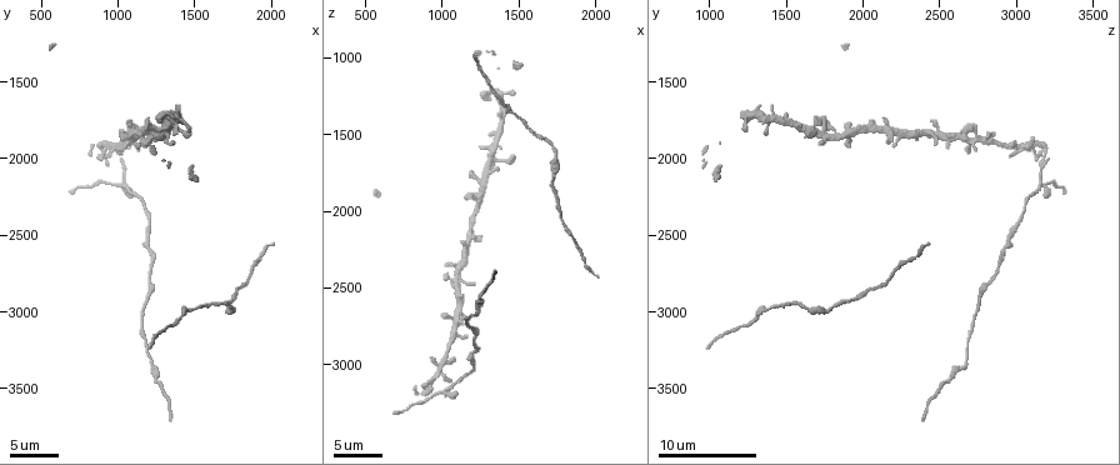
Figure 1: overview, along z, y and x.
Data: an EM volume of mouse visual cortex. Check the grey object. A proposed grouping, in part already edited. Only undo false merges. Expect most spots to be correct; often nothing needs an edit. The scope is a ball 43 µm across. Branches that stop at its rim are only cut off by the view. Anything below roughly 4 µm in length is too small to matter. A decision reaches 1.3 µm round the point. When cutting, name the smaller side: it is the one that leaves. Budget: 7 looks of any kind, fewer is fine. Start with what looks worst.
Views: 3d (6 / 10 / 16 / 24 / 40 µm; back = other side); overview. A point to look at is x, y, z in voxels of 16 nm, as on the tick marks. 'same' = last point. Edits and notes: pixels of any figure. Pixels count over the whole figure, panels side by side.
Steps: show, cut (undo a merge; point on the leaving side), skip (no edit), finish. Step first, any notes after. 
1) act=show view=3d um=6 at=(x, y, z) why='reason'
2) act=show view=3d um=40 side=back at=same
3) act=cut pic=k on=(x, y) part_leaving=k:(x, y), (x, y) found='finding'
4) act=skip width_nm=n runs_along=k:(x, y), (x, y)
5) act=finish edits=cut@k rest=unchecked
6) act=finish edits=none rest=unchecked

act=show view=3d um=16 at=(1240, 1840, 1800) why='three-way junction'

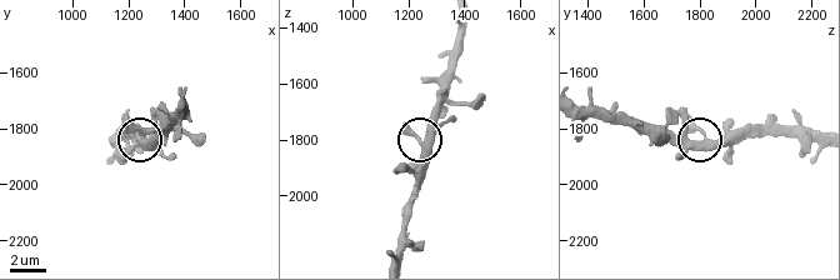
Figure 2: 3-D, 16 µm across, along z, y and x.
act=skip arms=3 found='one neuron here'

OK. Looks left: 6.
act=show view=3d um=16 at=(1220, 2820, 2780)

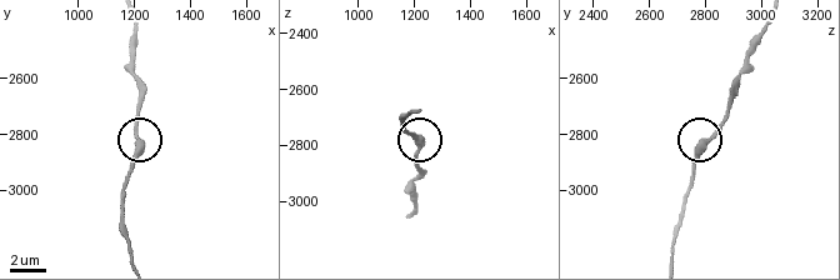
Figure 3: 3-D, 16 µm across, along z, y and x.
act=skip runs_along=3:(408, 215), (414, 210), (418, 178), (418, 138), (409, 134) found='all the same neuron'

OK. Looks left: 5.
act=show view=3d um=6 at=(1220, 3300, 2680) why='thick turns thin'

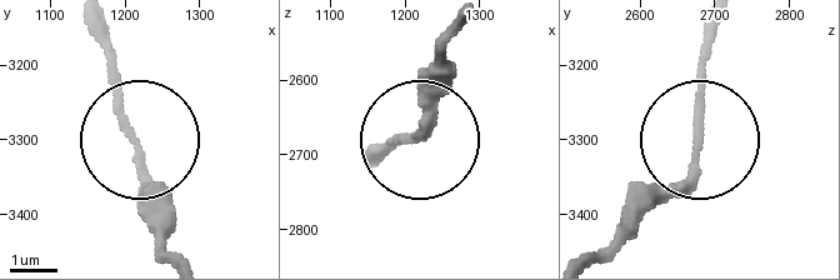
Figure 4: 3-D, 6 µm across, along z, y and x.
act=show view=3d um=6 side=back at=(1210, 3305, 2675) why='from behind'

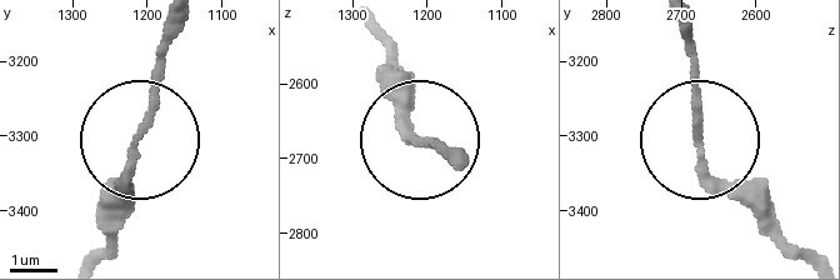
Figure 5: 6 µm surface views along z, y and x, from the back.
act=skip width_nm=170 runs_along=5:(449, 161), (416, 138), (393, 50) found='all the same neuron'

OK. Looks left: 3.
act=show view=3d um=16 at=(1720, 2960, 1780)

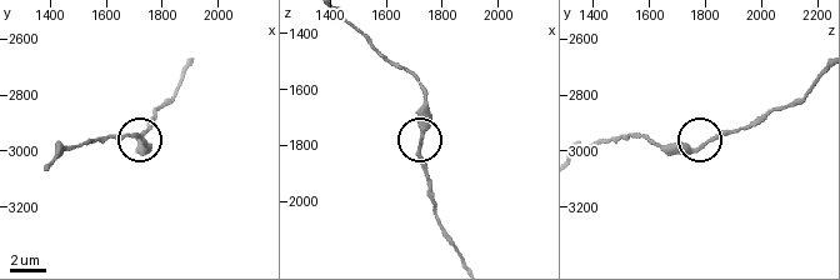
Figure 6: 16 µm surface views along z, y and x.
act=show view=3d um=16 side=back at=(1720, 2980, 1790)

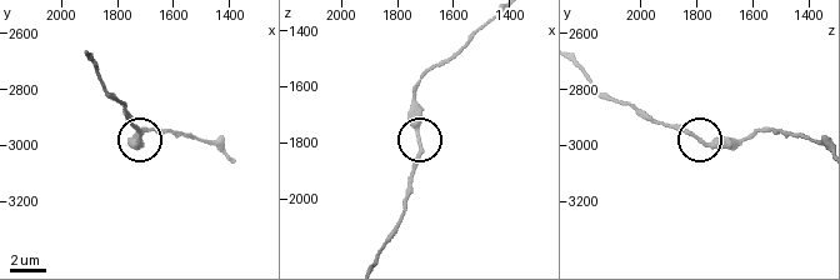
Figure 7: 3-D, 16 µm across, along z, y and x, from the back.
act=skip width_nm=210 found='all the same neuron'

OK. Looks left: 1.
act=finish edits=none rest=unchecked

